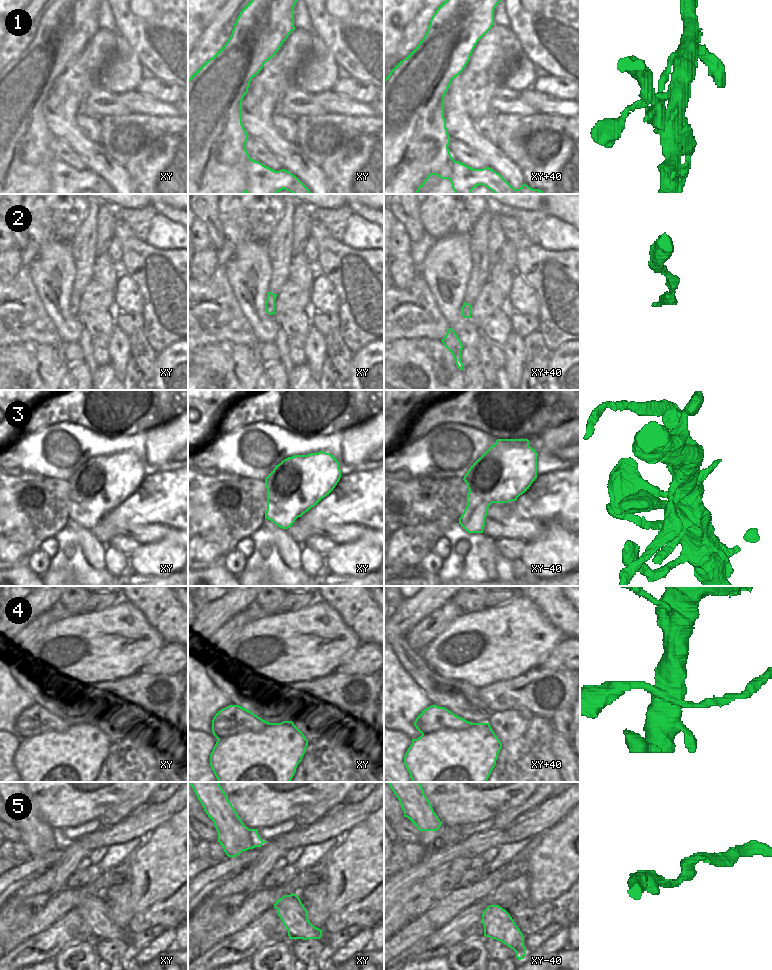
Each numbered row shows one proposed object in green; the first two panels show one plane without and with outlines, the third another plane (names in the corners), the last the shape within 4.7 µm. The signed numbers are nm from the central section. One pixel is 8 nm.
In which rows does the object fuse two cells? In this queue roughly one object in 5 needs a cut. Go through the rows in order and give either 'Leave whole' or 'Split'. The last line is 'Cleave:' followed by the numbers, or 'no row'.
1: Split
2: Leave whole
3: Leave whole
4: Leave whole
5: Leave whole
Cleave: 1

